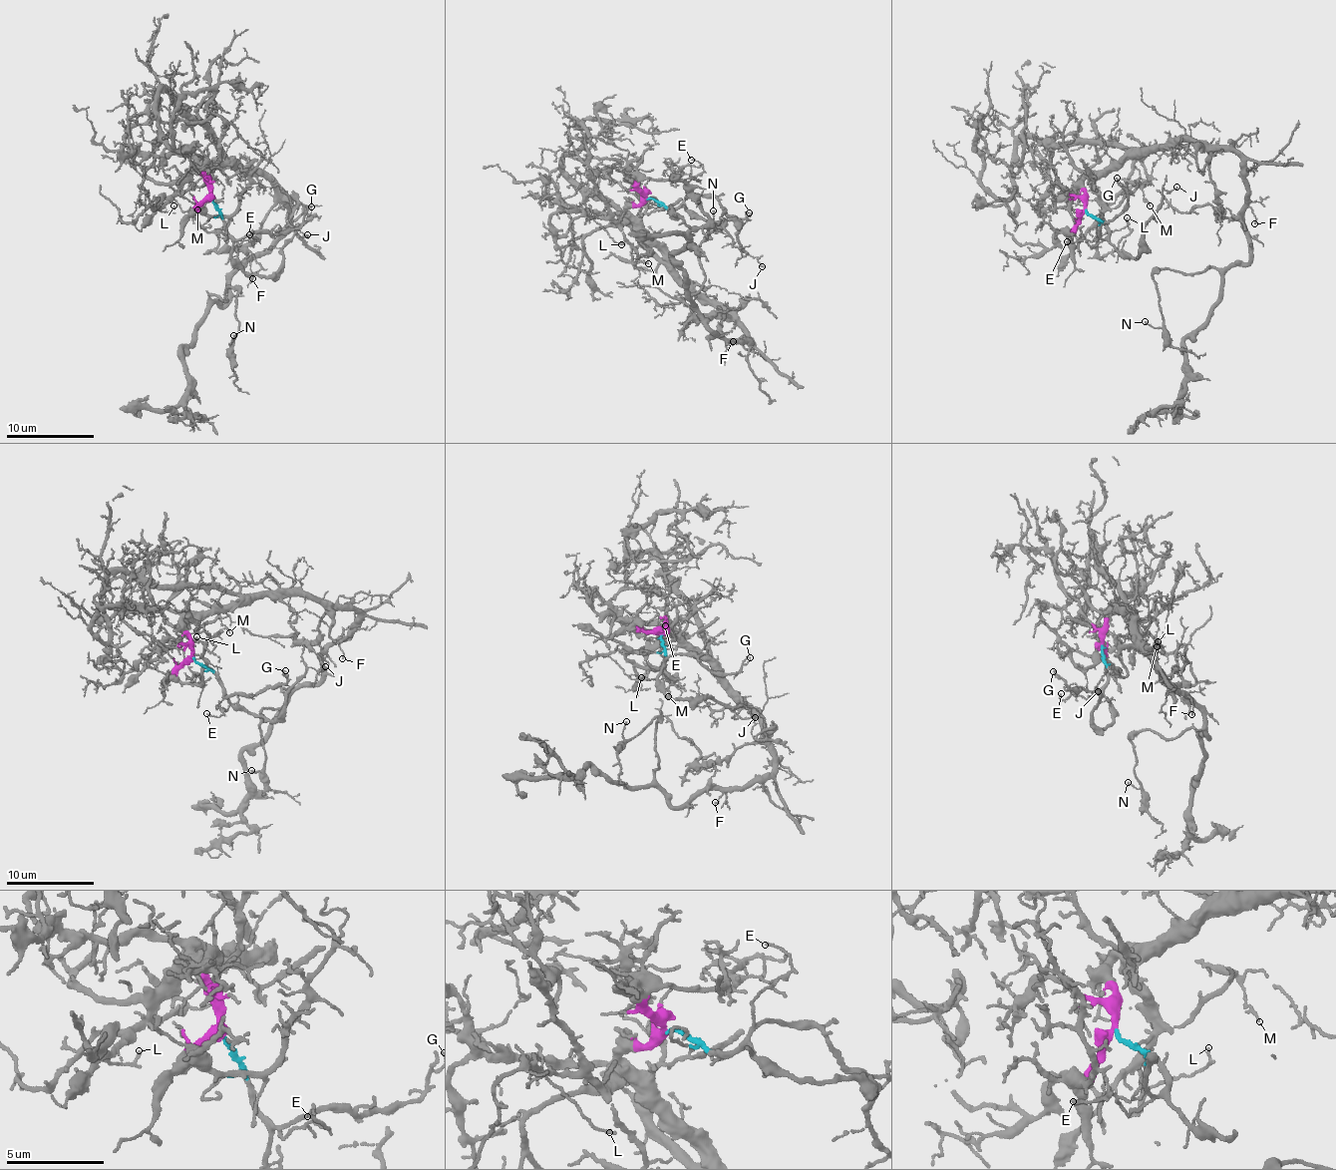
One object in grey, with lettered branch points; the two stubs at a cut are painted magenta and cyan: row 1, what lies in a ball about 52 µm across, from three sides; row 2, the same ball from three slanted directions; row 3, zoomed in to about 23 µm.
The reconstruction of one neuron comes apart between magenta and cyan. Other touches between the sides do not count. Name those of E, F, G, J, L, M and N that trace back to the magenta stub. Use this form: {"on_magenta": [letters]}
{"on_magenta": ["F", "L", "M", "N"]}

